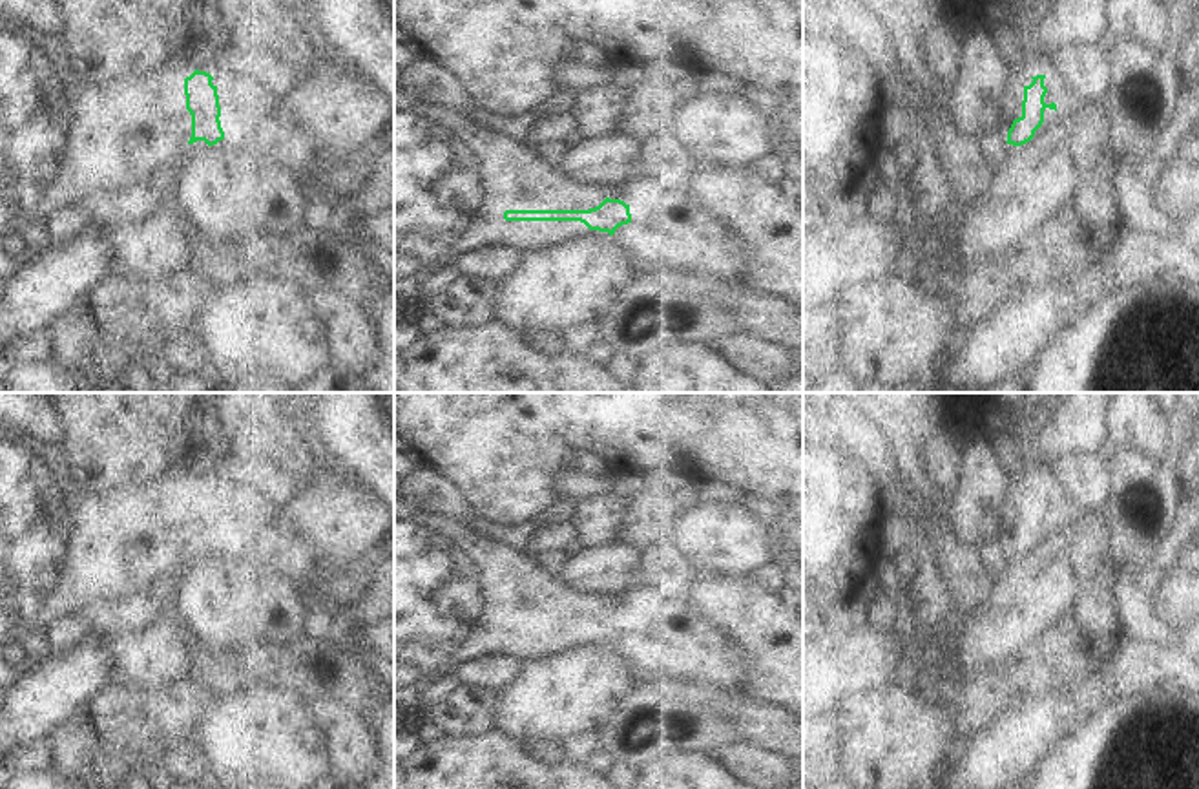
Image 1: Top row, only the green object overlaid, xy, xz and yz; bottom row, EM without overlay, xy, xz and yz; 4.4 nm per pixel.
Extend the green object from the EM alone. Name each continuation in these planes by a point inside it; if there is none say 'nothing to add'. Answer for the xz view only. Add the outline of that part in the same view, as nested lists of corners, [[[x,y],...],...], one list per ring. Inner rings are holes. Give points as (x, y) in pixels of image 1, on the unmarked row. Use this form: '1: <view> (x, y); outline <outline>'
1: xz (453, 590); outline [[[394,499],[394,738],[431,721],[418,694],[465,661],[493,652],[542,659],[589,641],[580,630],[506,630],[506,619],[589,619],[604,608],[600,597],[571,590],[498,531],[474,535],[464,522]]]
2: xz (670, 640); outline [[[662,581],[637,594],[630,623],[628,654],[642,681],[701,679],[748,690],[748,663],[726,634],[690,603],[686,584]]]

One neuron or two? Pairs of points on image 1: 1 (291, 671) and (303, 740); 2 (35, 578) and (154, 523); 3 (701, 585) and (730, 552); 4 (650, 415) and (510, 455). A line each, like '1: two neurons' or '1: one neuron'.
1: two neurons
2: one neuron
3: two neurons
4: one neuron

